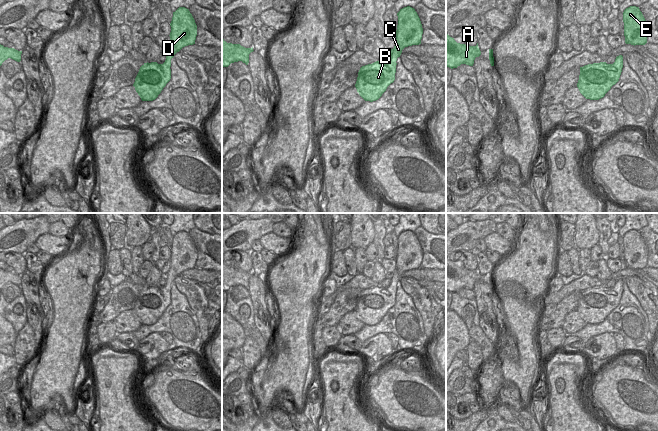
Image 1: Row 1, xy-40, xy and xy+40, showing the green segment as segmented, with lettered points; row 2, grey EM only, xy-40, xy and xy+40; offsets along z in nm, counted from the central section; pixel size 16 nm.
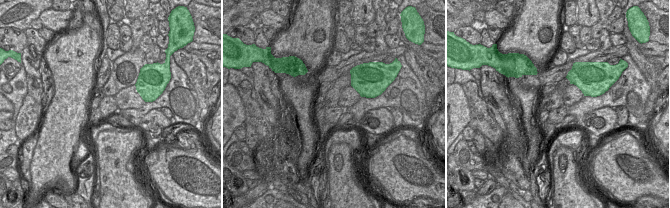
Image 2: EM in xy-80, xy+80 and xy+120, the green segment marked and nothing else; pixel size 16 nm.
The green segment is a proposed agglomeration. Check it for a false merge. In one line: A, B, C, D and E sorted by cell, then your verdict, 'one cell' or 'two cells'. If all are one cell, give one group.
groups A B C D E; one cell

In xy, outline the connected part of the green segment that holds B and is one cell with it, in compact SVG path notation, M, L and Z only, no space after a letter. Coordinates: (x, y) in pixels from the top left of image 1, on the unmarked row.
M407 230L397 237L398 249L395 257L396 268L393 273L387 274L391 280L387 288L376 285L362 290L358 296L355 311L365 325L376 325L394 306L396 285L405 271L421 268L423 252L420 242L414 232Z

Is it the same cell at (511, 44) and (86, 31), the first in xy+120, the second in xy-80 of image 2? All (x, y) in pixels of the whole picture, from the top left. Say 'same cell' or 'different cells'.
same cell

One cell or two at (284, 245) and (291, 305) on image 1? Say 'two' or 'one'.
two

